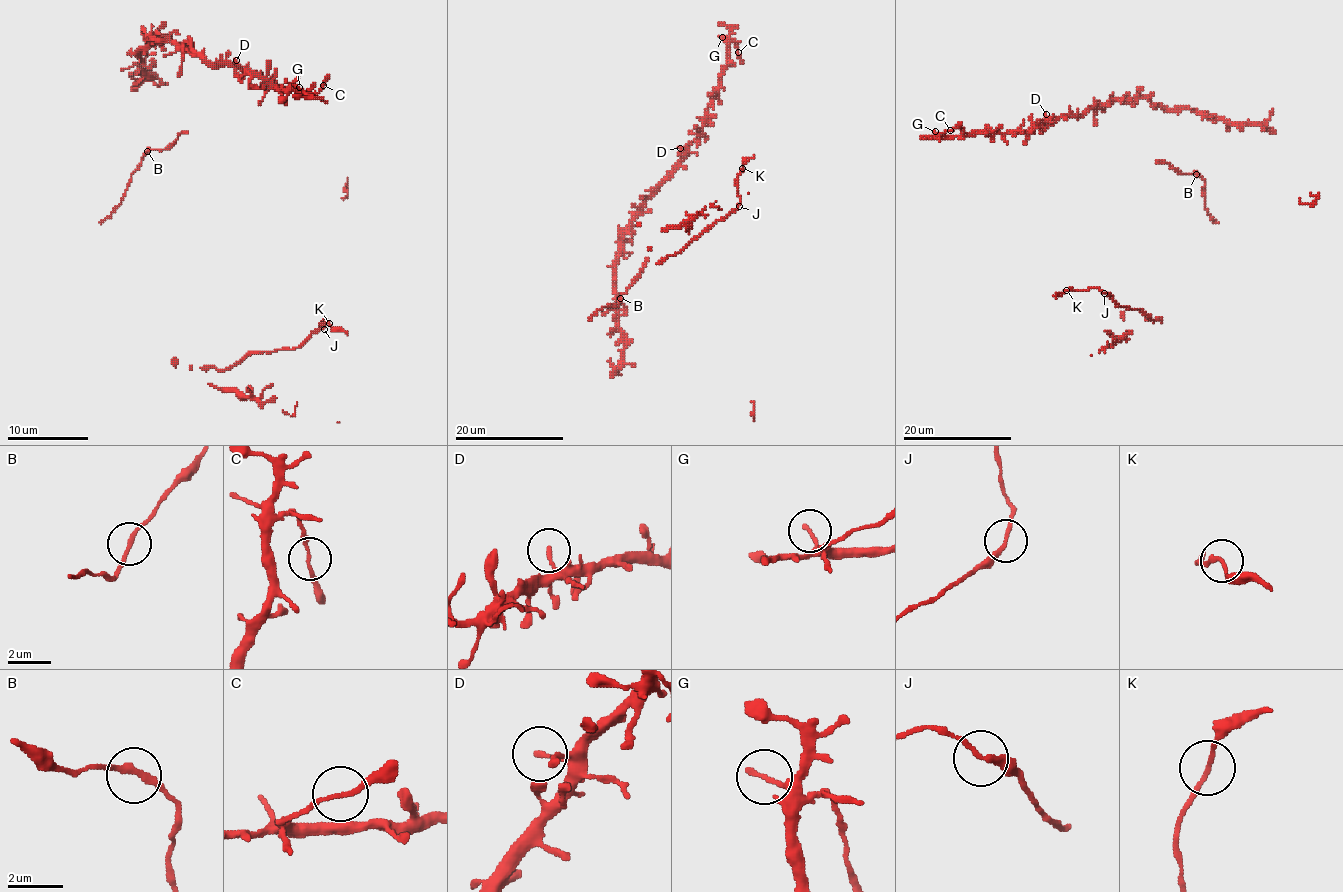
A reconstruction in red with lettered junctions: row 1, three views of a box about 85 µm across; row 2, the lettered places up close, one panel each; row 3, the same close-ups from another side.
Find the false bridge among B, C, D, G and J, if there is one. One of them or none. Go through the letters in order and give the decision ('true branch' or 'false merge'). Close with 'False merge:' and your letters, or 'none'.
B: true branch
C: true branch
D: true branch
G: true branch
J: true branch
False merge: none

